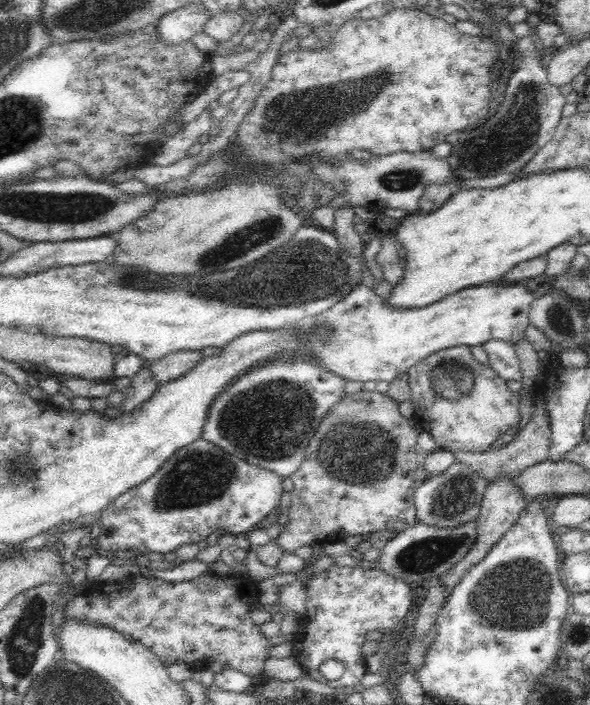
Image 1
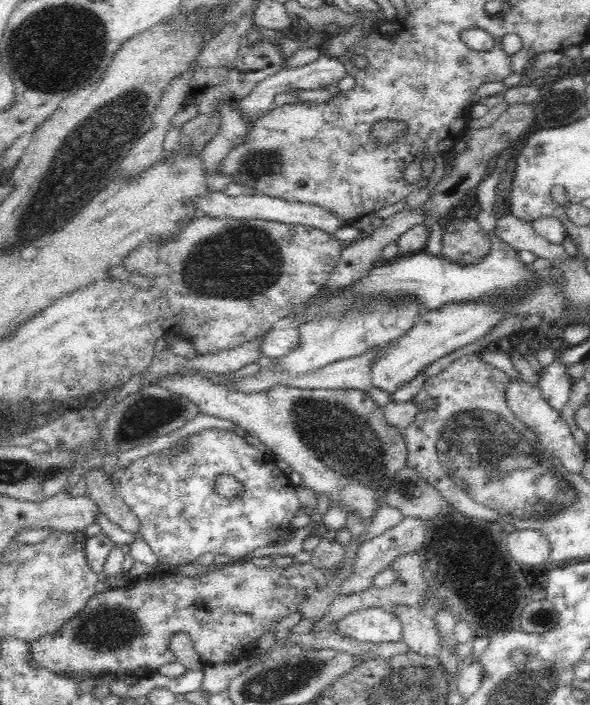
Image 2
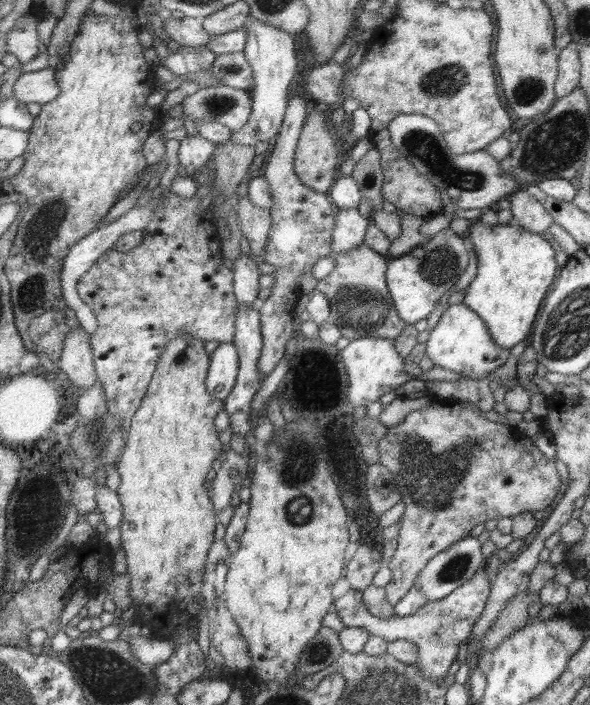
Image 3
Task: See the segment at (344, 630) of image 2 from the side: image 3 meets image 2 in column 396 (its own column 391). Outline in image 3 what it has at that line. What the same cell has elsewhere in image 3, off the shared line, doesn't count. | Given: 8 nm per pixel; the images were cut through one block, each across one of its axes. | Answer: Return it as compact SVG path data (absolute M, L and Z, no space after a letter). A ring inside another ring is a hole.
M484 567L443 598L426 601L417 612L409 616L394 614L389 618L373 616L362 601L361 591L350 588L343 596L332 602L332 610L344 626L365 628L368 636L381 636L386 643L393 642L393 640L409 640L413 646L417 646L418 657L415 666L420 670L423 678L435 682L445 678L449 665L456 658L459 644L470 638L471 630L487 600L490 584L487 569Z

